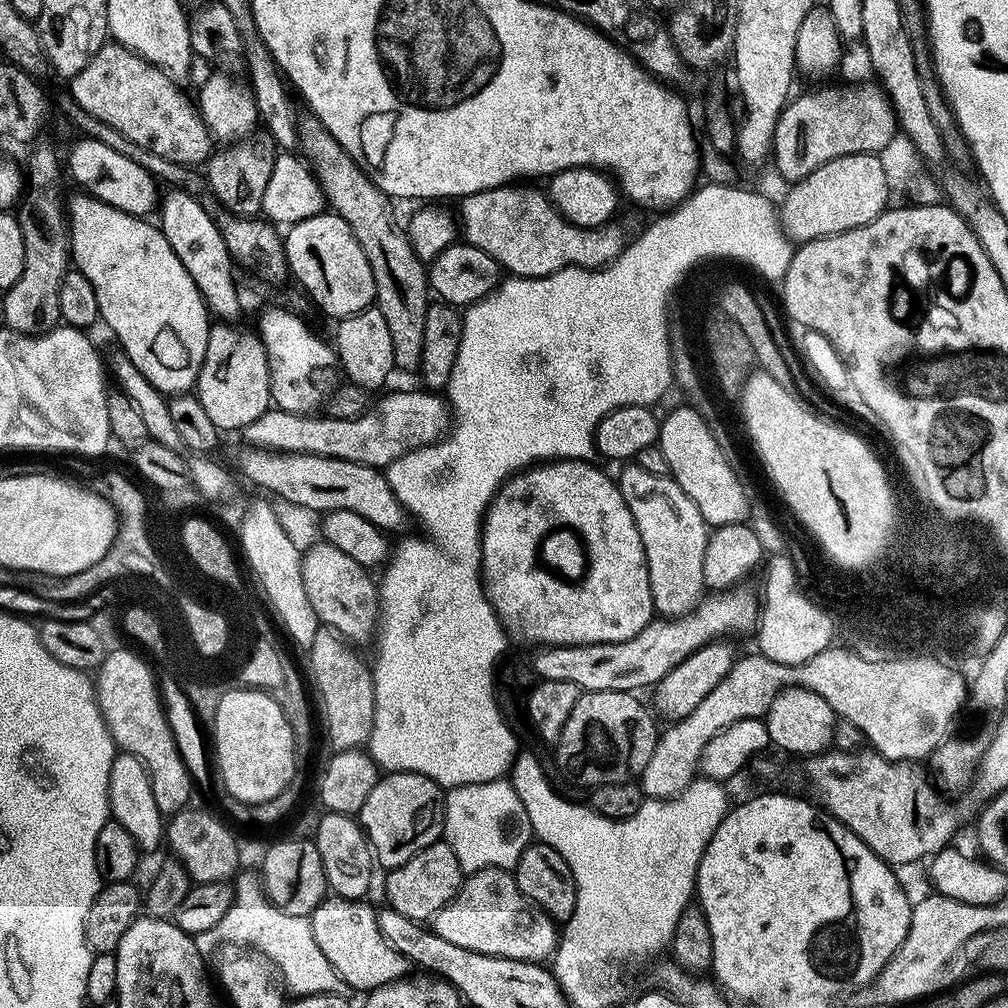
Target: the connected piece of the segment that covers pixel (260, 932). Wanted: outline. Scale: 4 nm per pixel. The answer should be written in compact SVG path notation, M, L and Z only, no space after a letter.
M255 869L245 870L239 871L234 878L232 902L225 917L216 926L194 938L200 954L210 956L225 946L249 948L272 961L291 995L343 995L346 985L319 949L311 919L278 910L269 902L259 873Z

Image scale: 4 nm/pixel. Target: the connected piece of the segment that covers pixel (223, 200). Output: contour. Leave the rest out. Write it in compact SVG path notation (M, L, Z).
M264 130L248 135L231 146L224 146L213 151L206 161L206 188L214 199L220 203L219 207L225 212L232 212L236 216L259 217L262 212L262 194L266 194L266 182L270 182L270 170L274 170L274 162L278 155L278 147L272 137Z

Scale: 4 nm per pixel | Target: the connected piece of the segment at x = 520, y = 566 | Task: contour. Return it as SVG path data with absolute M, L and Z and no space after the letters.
M587 460L541 462L509 476L492 495L492 500L484 512L484 523L480 530L480 567L482 583L487 591L488 600L509 637L517 636L518 639L532 644L531 646L601 644L602 642L617 644L626 638L634 638L634 634L638 634L638 630L645 628L654 618L650 574L646 566L642 538L634 522L634 514L630 514L630 506L626 506L622 498L619 483L613 477L611 480L602 469L595 468L594 465L595 463Z

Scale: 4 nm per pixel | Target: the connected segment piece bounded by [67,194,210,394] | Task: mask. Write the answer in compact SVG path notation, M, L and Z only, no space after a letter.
M84 194L81 197L81 200L73 208L71 205L70 219L67 221L68 232L71 236L71 263L74 265L75 271L83 274L90 282L90 286L94 286L94 294L98 294L98 306L100 307L100 320L102 324L105 324L116 335L115 343L124 349L124 352L130 358L130 362L134 362L134 366L138 366L138 370L142 370L144 377L160 392L165 394L191 393L196 387L196 379L204 361L206 342L208 341L208 329L210 327L208 306L204 303L204 299L194 282L194 278L190 278L186 266L182 266L178 254L174 254L170 242L166 242L164 233L160 231L155 223L149 222L147 219L139 216L126 214L122 210L118 210L114 206L110 206L93 196Z

